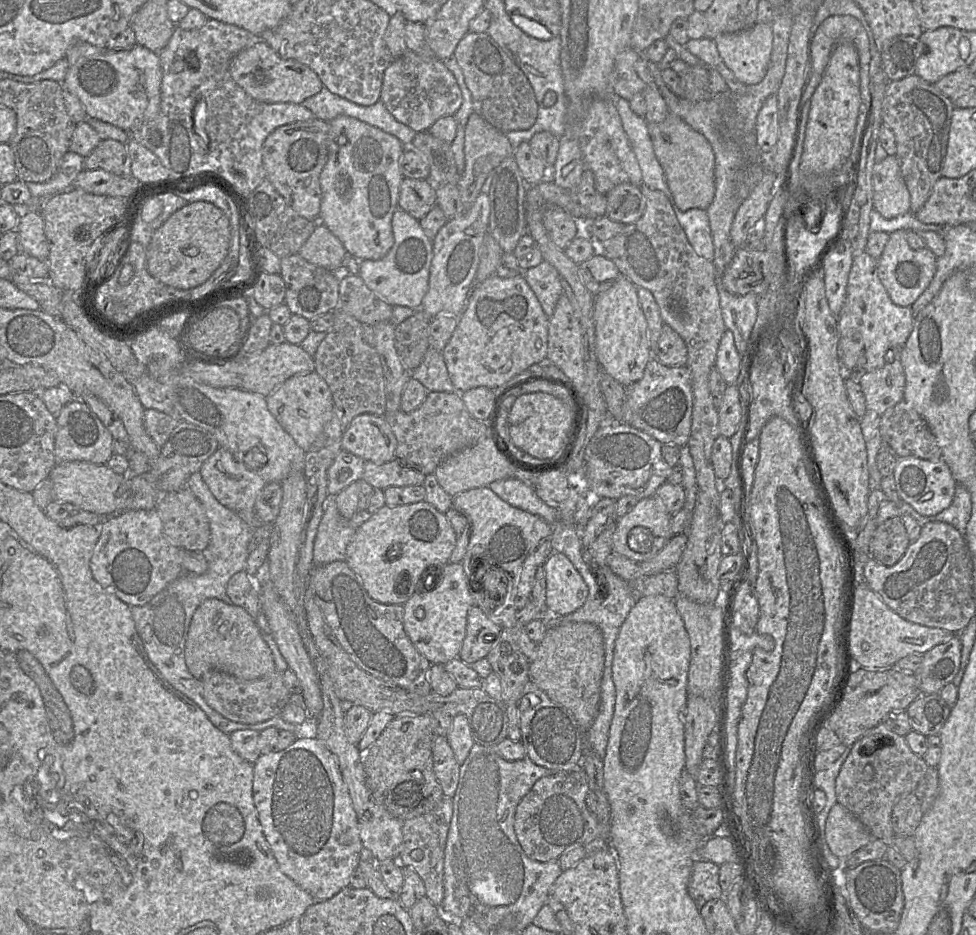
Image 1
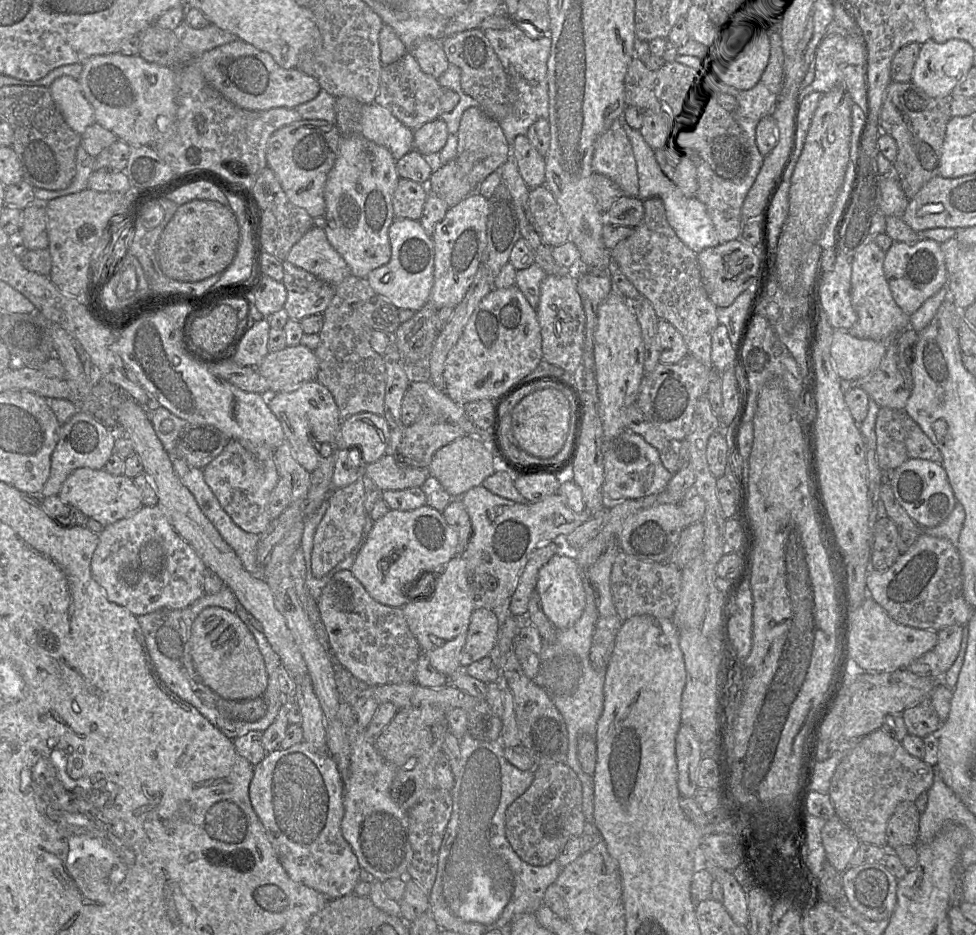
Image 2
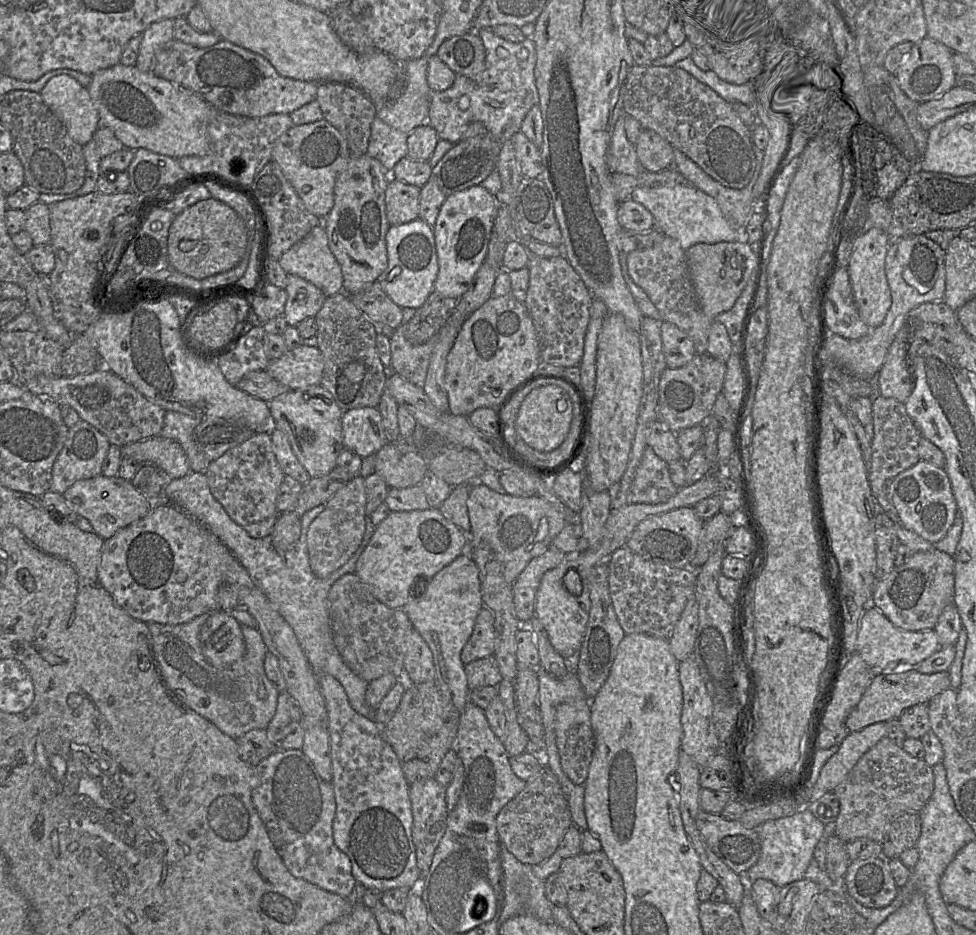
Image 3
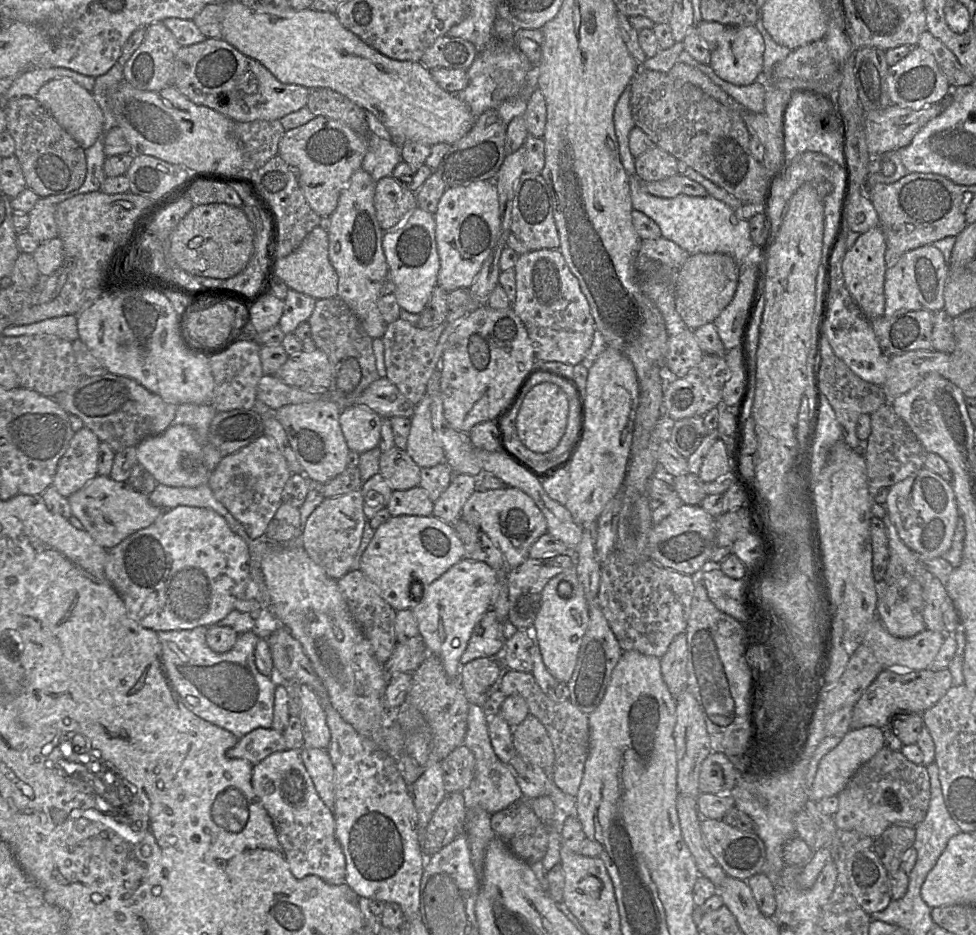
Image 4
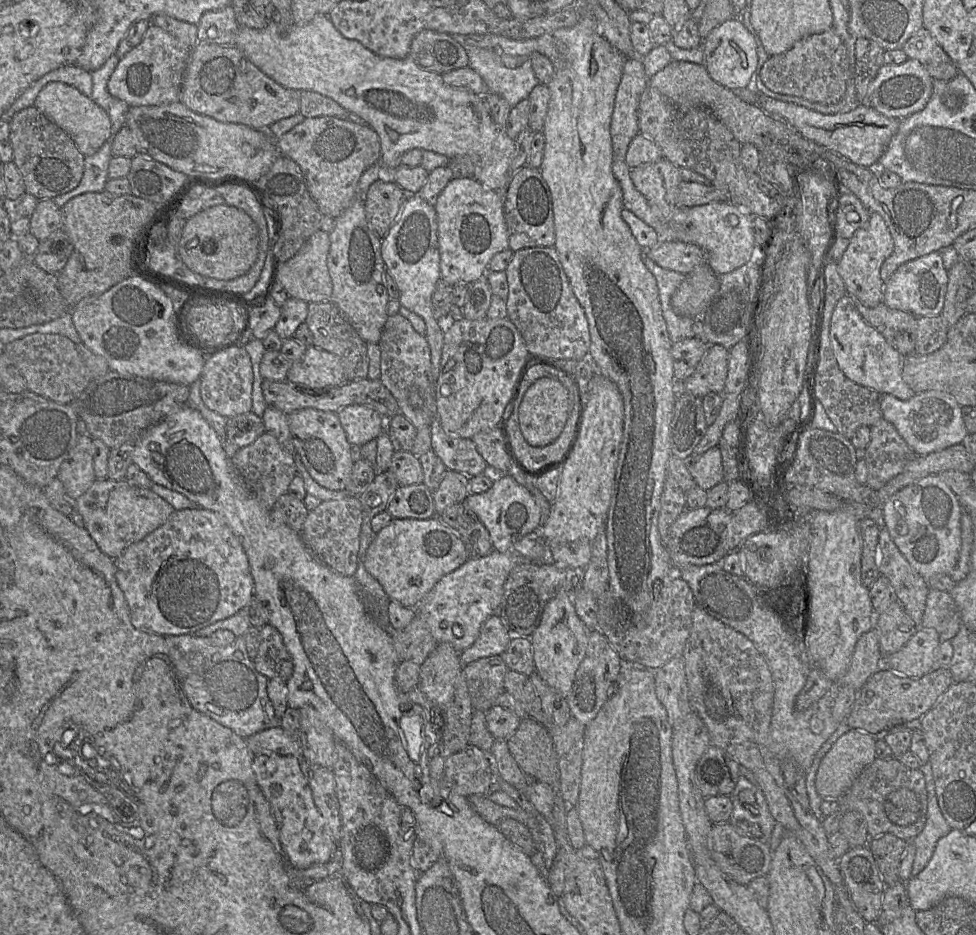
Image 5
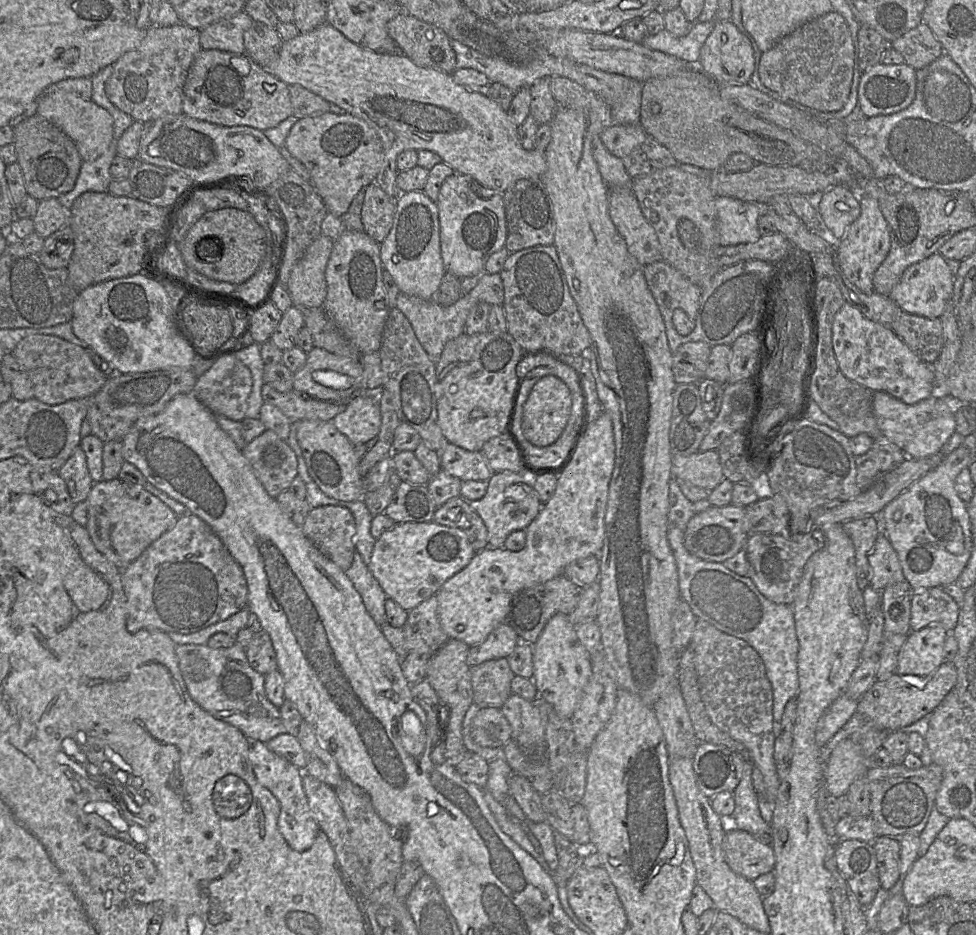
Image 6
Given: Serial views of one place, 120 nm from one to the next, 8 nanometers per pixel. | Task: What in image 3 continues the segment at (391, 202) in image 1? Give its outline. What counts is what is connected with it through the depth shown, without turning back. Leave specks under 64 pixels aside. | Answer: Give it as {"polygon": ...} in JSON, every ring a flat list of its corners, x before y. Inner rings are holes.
{"polygon":[[364,154,351,157,334,186,334,205,327,215,325,228,328,246,343,276,343,291,347,295,371,285,388,266,386,233,390,224,386,217,385,191,390,172,380,161]]}

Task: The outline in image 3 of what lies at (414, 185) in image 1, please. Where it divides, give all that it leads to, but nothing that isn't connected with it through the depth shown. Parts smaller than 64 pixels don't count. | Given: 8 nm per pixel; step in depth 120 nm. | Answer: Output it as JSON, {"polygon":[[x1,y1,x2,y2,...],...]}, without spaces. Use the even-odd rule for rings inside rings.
{"polygon":[[390,179,385,191,386,217,390,226,419,218,420,189,397,179]]}

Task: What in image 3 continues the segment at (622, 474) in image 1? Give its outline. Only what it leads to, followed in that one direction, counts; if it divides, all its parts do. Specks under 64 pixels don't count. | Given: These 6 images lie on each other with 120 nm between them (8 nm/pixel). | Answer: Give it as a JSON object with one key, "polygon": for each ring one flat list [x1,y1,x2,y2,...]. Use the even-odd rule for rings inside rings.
{"polygon":[[647,445,627,494,627,503,660,504,667,502,677,491,670,479,667,463]]}

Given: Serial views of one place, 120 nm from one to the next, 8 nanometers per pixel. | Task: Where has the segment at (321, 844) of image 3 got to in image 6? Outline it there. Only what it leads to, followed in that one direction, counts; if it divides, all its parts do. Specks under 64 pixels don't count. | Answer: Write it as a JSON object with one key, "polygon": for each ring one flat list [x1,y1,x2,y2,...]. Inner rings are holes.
{"polygon":[[261,741,251,742,249,759,258,782,266,787,280,804,278,818,280,833,293,850,303,852,309,849,314,843,320,827,310,810,308,798,303,788,304,771,272,752]]}

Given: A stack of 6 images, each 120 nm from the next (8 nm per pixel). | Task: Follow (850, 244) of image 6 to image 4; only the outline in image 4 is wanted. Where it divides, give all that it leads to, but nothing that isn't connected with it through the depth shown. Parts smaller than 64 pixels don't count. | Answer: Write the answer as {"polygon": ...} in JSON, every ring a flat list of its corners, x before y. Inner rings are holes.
{"polygon":[[873,227,860,234,854,245,847,251,842,264,845,286,868,320,879,318,885,312,886,247,881,227]]}

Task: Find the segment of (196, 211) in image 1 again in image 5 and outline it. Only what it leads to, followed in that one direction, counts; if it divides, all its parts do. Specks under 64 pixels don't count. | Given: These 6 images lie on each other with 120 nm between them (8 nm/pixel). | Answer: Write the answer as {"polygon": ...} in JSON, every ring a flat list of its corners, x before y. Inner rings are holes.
{"polygon":[[227,204,207,208,186,220,178,243,178,256,192,272,205,278,233,280,254,265,259,248,259,231,241,209]]}

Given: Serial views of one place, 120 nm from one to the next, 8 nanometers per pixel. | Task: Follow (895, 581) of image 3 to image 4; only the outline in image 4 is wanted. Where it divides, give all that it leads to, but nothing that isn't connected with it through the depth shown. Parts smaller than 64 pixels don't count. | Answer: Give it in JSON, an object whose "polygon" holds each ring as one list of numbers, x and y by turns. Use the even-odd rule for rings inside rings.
{"polygon":[[908,574,879,593,877,619,896,638,911,638,926,630,924,599,920,583]]}

